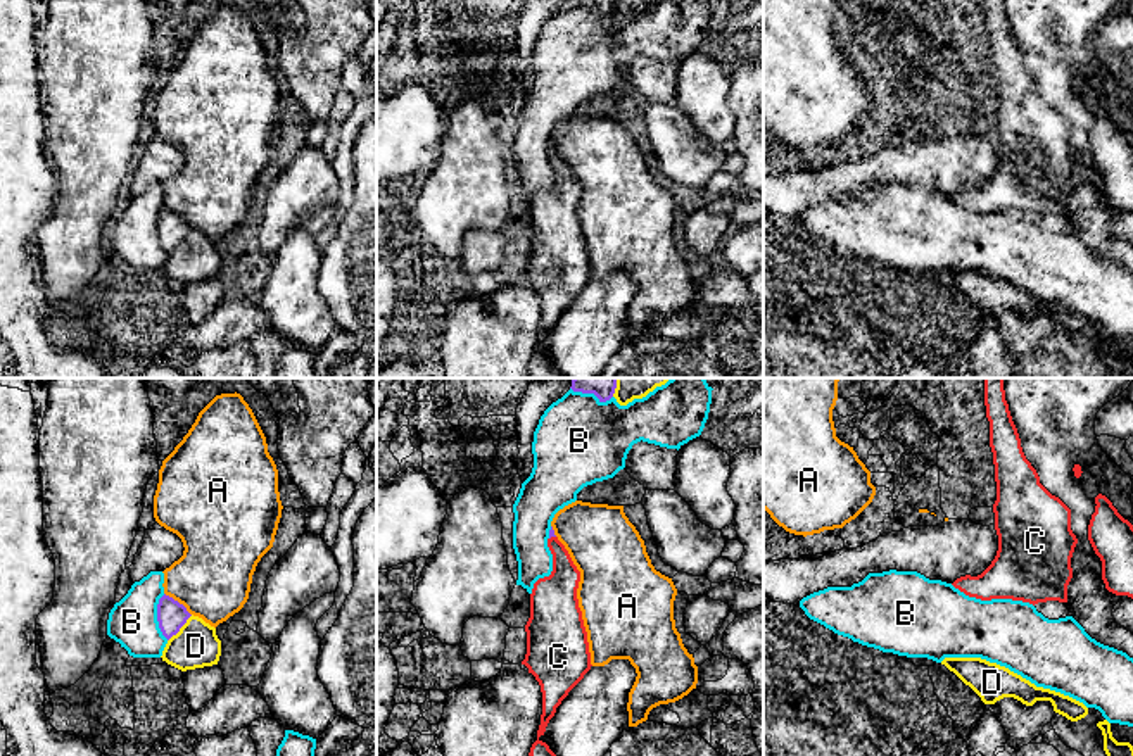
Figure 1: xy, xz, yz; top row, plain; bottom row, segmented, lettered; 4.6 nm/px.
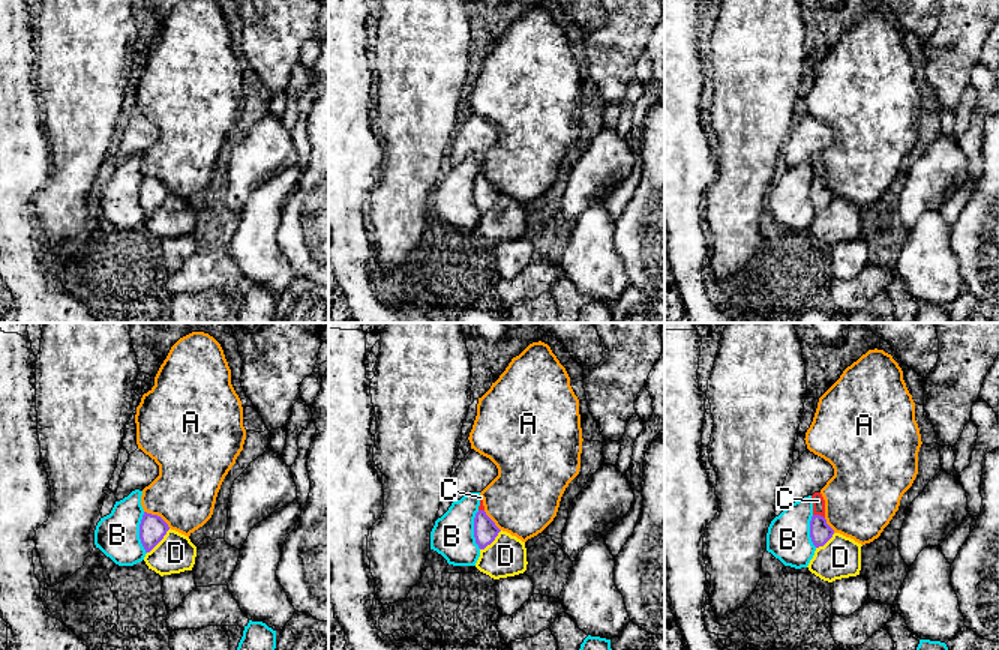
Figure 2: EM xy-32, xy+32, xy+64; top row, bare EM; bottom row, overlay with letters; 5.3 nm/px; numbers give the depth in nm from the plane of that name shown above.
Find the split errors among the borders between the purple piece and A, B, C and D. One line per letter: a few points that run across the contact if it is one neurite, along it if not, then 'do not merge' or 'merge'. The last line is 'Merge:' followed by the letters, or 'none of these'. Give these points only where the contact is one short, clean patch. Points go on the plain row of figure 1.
A: line xy (164, 206), (177, 213), (190, 228); do not merge
B: do not merge
C: line xz (551, 145), (551, 149), (560, 168), (560, 201); merge
D: do not merge
Merge: C

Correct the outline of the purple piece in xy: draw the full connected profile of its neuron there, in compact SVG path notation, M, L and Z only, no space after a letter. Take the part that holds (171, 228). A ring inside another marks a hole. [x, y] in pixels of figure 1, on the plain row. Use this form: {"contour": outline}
{"contour": "M162 209L157 217L157 235L162 249L169 254L180 245L192 228L183 217L169 209Z"}

